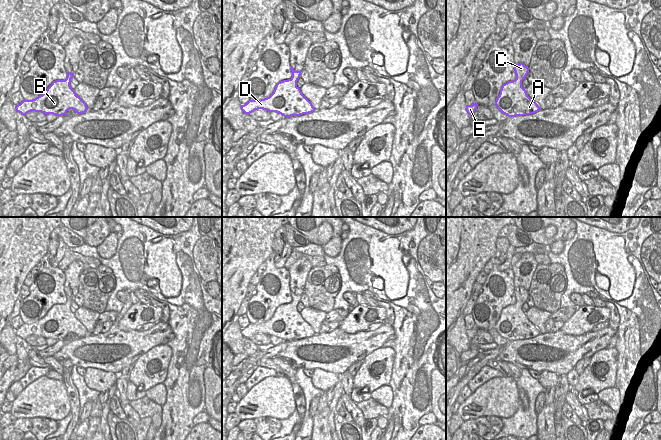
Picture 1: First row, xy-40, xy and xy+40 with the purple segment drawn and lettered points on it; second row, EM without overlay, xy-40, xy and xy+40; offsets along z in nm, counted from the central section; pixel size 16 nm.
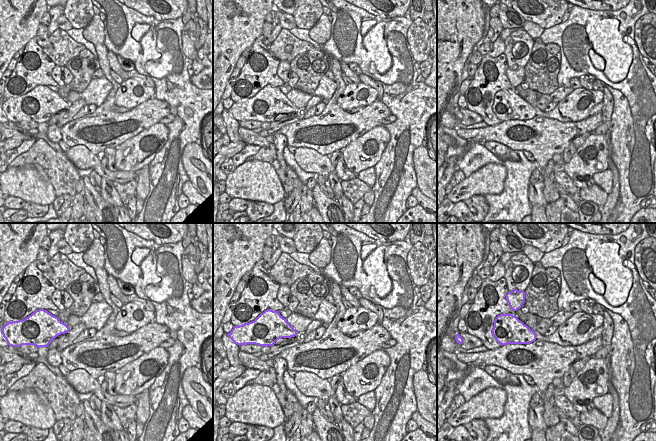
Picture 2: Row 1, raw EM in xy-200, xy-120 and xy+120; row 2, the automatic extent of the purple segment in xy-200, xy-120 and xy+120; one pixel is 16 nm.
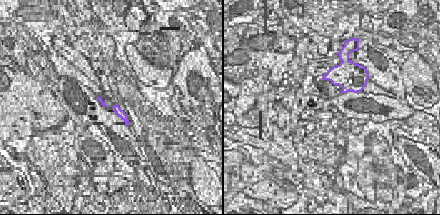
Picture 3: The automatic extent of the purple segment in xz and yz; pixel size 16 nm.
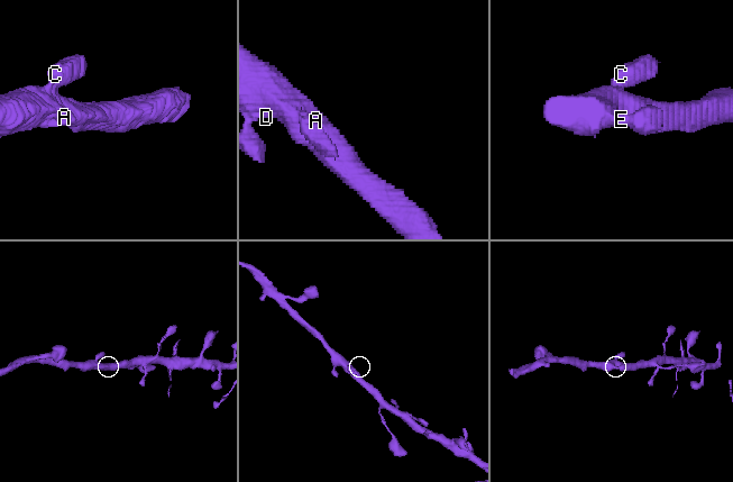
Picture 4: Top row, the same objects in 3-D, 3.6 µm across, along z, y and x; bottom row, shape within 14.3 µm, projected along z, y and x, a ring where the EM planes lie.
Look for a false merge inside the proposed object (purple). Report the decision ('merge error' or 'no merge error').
no merge error

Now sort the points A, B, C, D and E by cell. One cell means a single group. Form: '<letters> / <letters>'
A B C D E

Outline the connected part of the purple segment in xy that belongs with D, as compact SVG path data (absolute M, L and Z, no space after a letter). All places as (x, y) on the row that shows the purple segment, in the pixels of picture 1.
M290 66L292 77L288 80L280 81L276 84L273 93L264 99L249 100L246 104L241 105L244 114L250 114L258 109L268 112L276 112L284 117L300 116L315 111L312 103L302 94L297 86L301 71L295 71Z

